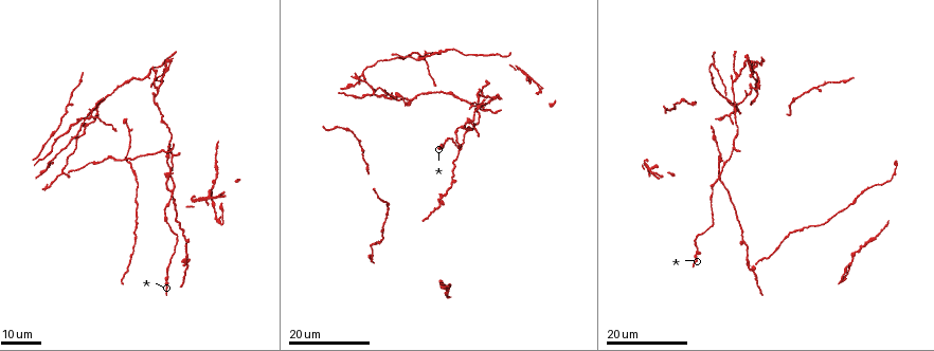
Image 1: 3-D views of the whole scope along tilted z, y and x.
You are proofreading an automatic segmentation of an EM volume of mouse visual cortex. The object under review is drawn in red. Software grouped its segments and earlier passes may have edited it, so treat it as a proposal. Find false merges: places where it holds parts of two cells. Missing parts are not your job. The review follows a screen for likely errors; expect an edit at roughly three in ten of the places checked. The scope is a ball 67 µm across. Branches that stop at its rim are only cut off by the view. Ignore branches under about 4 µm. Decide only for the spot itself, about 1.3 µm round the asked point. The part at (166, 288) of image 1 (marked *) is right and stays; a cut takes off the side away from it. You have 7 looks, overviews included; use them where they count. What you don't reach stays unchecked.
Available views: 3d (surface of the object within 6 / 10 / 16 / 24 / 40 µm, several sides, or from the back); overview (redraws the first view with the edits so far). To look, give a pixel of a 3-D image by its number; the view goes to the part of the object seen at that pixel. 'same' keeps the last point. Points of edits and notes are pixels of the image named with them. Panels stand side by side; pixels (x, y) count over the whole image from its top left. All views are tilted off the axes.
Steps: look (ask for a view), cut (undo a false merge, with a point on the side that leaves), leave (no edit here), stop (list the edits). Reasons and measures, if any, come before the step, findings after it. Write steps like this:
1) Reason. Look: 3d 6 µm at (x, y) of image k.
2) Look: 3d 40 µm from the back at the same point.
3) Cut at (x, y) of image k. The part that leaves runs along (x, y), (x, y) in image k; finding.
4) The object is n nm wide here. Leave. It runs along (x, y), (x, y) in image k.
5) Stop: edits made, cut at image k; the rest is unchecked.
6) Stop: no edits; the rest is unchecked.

Calibre changes. Look: 3d 24 µm at (732, 153) of image 1.

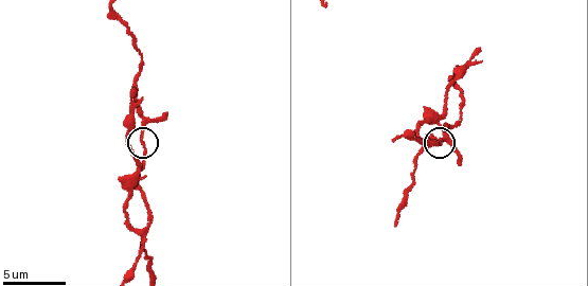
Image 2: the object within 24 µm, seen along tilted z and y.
Look: 3d 6 µm at (440, 139) of image 2.

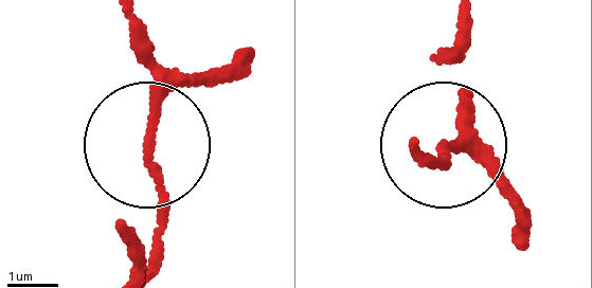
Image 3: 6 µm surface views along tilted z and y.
Leave. Continuous, no second cell.

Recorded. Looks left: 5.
Three arms meet. Look: 3d 16 µm at (736, 76) of image 1.

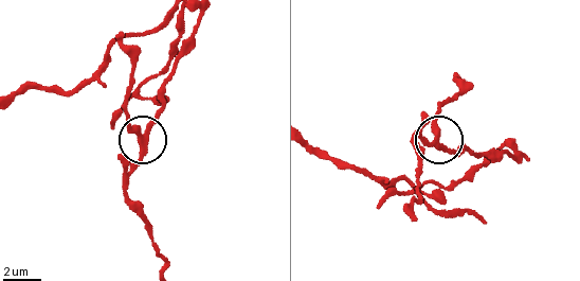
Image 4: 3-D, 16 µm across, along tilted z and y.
Look: 3d 10 µm at (147, 131) of image 4.

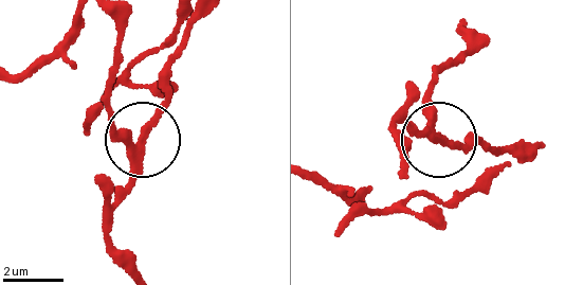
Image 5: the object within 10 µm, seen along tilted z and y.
The object is 240 nm wide here. Cut at (156, 118) of image 5. A second cell is stuck on.

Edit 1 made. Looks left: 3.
Look: overview.

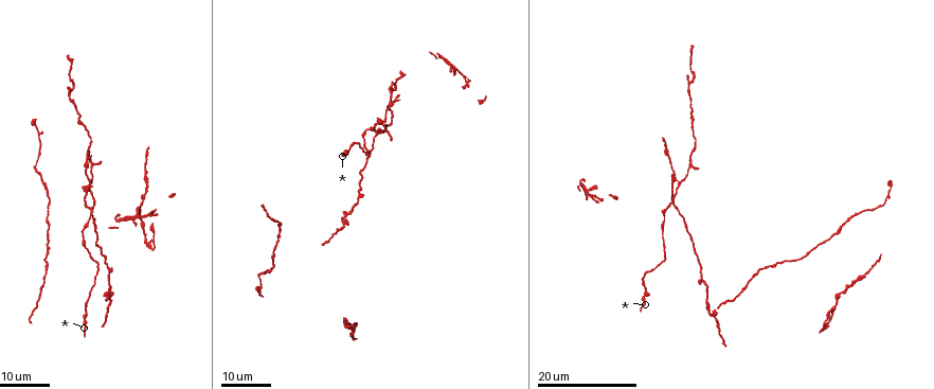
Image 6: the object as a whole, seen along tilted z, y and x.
Four arms meet. Look: 3d 16 µm at (92, 210) of image 6.

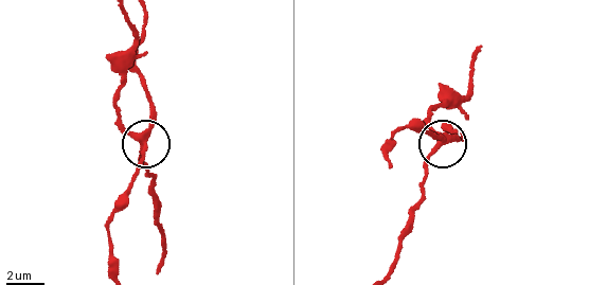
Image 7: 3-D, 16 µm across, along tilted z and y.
Look: 3d 10 µm at (441, 145) of image 7.

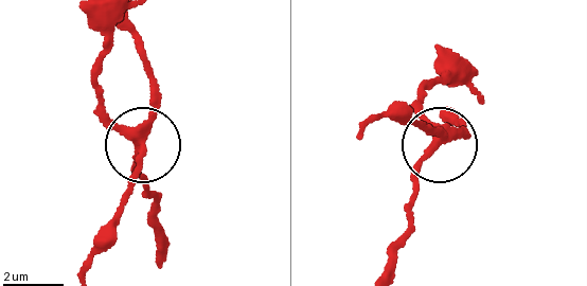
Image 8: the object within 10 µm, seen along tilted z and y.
The object is 260 nm wide here. Cut at (103, 111) of image 8. The part that leaves runs along (444, 137), (416, 170), (405, 233), (386, 274) in image 8; a second cell is stuck on.

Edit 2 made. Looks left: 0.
Stop: edits made, cut at image 5, cut at image 8; the rest is unchecked.

